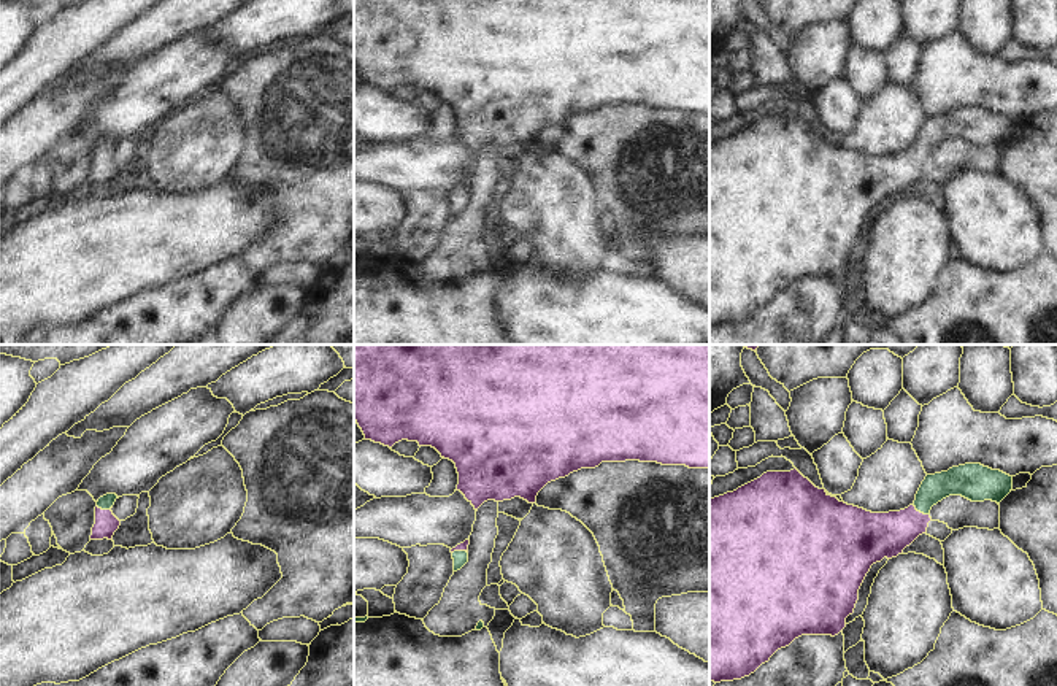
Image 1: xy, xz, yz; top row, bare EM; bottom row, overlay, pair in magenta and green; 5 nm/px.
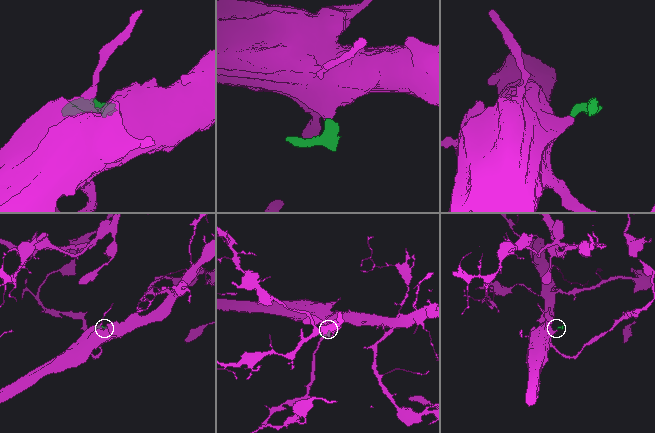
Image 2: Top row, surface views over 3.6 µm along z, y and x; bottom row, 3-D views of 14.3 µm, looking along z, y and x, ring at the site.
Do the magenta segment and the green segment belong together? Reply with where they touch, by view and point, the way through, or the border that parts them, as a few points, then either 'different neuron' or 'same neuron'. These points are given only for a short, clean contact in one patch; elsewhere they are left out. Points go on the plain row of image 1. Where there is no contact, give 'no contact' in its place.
yz (919, 156) | across yz (876, 180), (903, 172), (919, 156), (943, 129), (956, 126) | same neuron

